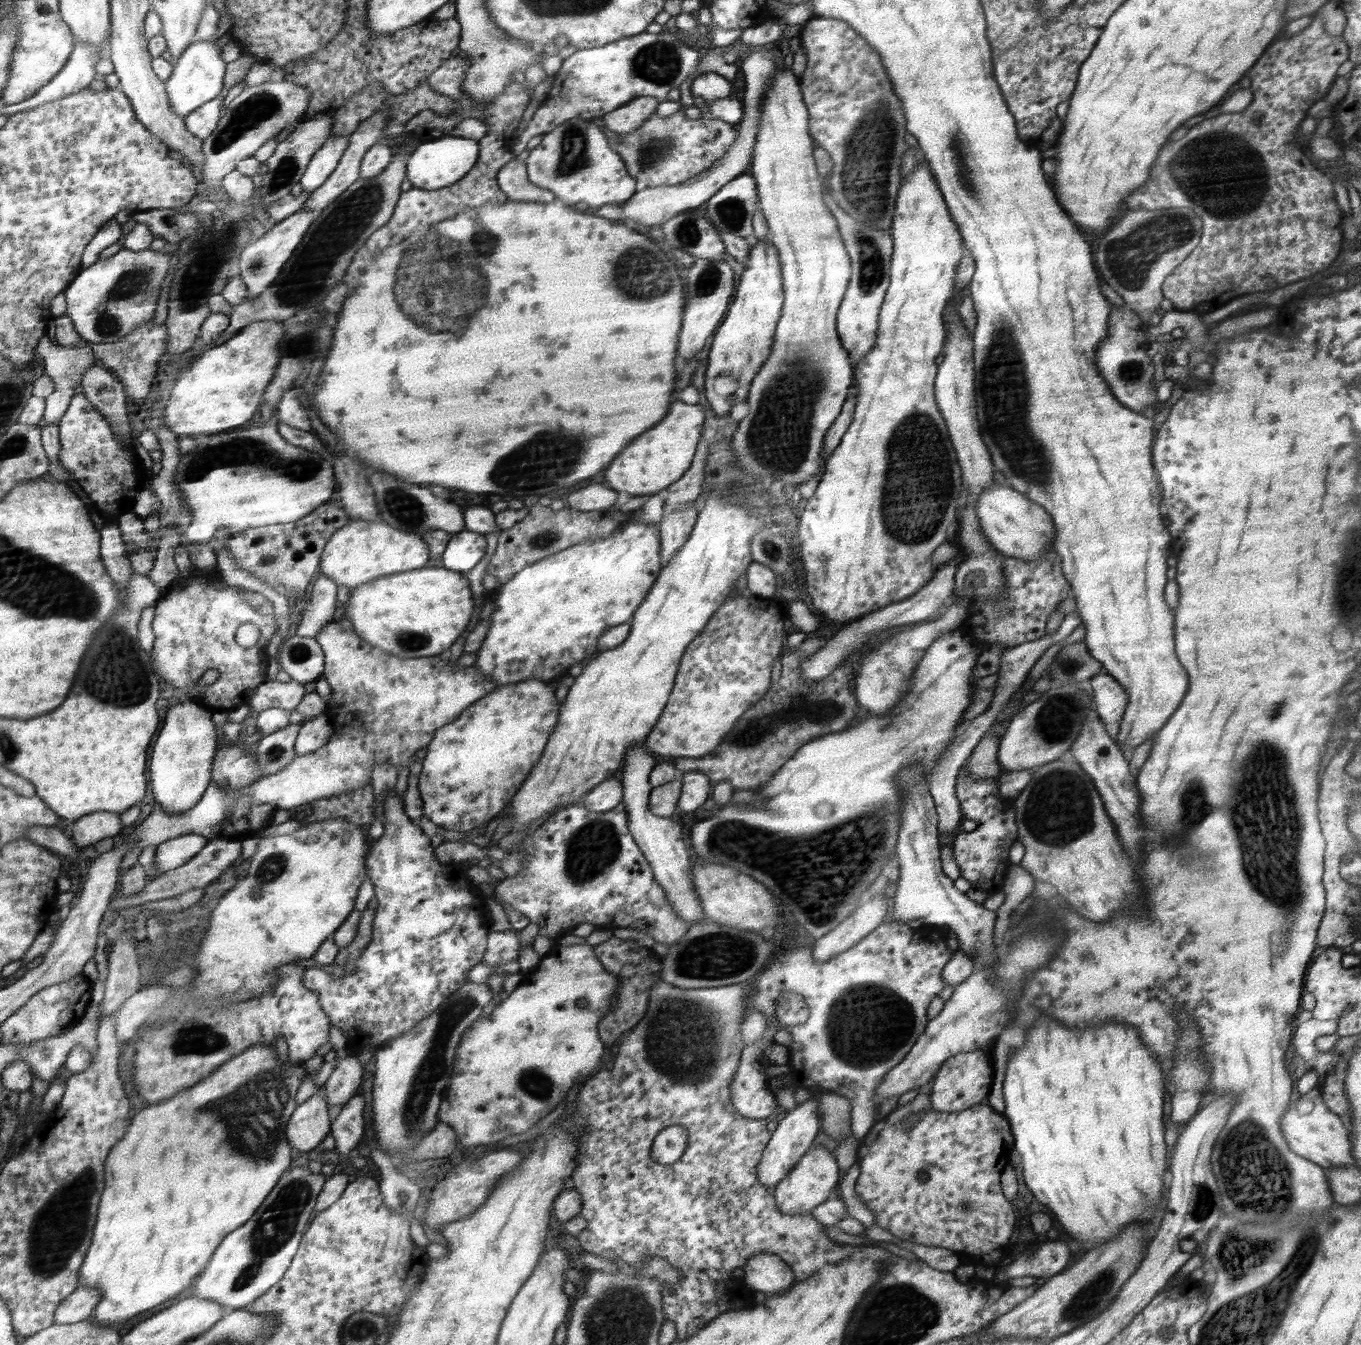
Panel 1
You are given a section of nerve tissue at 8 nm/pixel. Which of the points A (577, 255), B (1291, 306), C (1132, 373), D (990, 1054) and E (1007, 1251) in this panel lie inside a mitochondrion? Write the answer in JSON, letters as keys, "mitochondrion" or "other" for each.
{"A":"other","B":"mitochondrion","C":"mitochondrion","D":"other","E":"other"}

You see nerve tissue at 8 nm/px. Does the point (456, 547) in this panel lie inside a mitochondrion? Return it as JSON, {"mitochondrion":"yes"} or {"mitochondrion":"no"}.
{"mitochondrion":"no"}

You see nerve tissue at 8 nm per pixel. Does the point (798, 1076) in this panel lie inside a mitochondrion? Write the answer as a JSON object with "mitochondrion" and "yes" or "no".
{"mitochondrion":"no"}

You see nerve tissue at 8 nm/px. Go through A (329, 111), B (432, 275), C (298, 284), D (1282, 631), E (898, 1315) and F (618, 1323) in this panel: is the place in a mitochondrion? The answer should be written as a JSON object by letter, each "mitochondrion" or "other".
{"A":"other","B":"mitochondrion","C":"mitochondrion","D":"other","E":"mitochondrion","F":"mitochondrion"}

